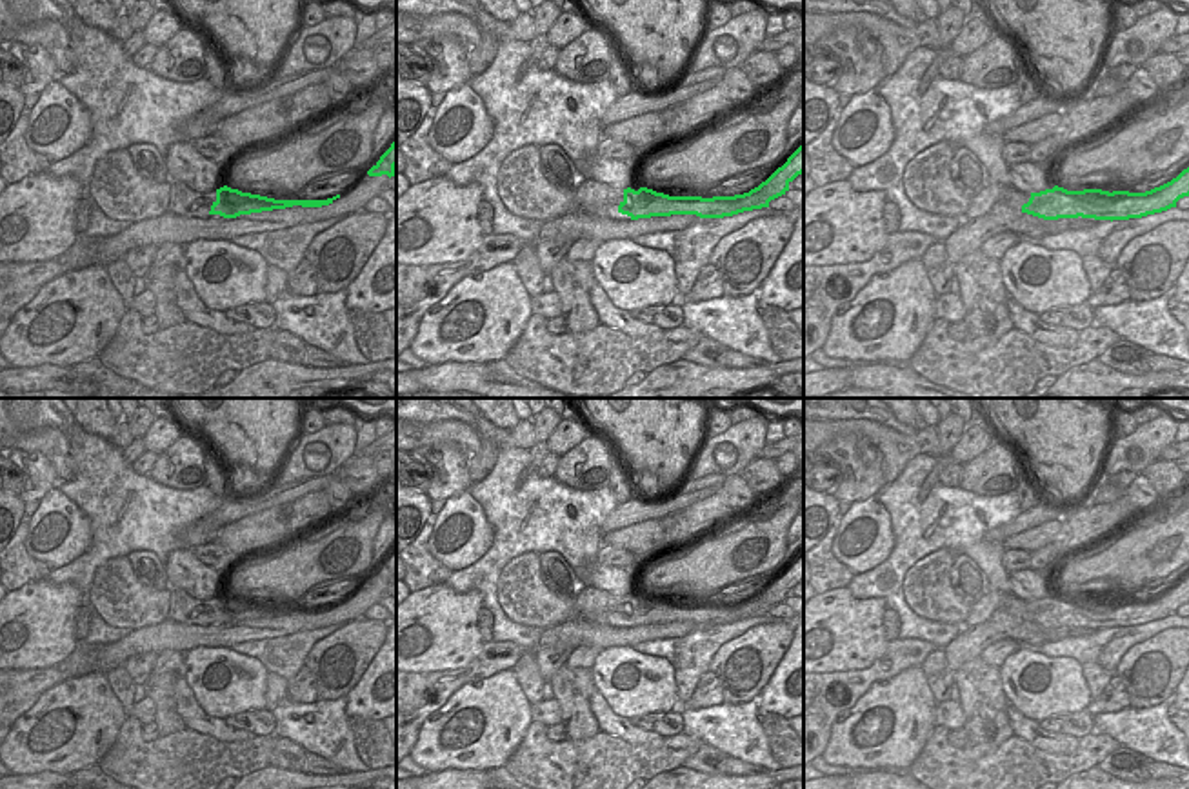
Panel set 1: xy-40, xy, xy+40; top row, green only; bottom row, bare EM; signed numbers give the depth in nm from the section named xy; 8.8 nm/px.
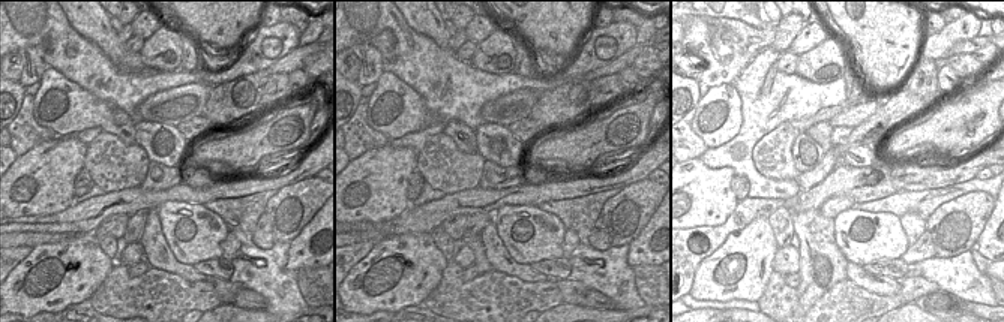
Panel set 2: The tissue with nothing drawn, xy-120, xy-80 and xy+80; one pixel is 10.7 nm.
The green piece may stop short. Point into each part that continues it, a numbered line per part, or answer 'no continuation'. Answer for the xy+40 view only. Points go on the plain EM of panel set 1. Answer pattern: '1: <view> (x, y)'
1: xy+40 (1009, 602)

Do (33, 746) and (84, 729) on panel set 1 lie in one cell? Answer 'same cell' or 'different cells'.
same cell

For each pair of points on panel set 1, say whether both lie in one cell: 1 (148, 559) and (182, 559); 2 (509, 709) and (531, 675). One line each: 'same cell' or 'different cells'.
1: different cells
2: different cells

